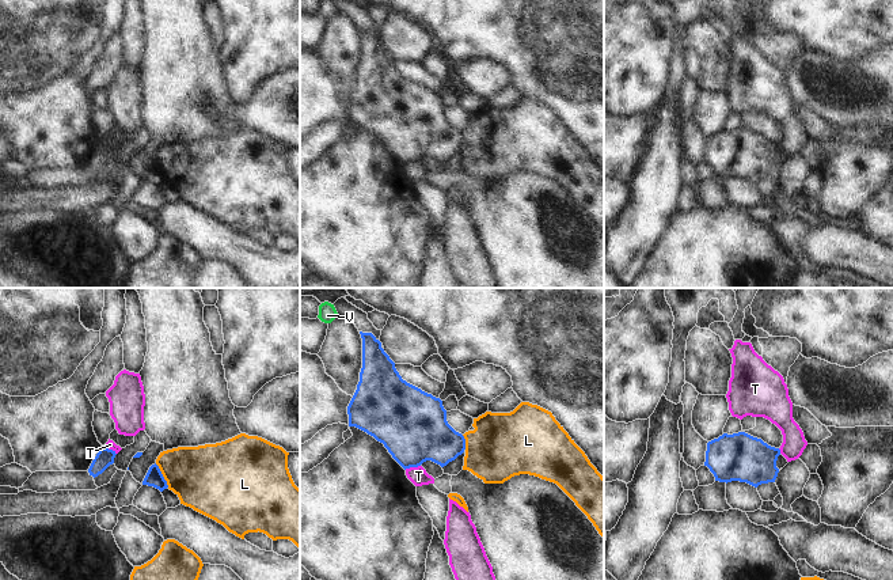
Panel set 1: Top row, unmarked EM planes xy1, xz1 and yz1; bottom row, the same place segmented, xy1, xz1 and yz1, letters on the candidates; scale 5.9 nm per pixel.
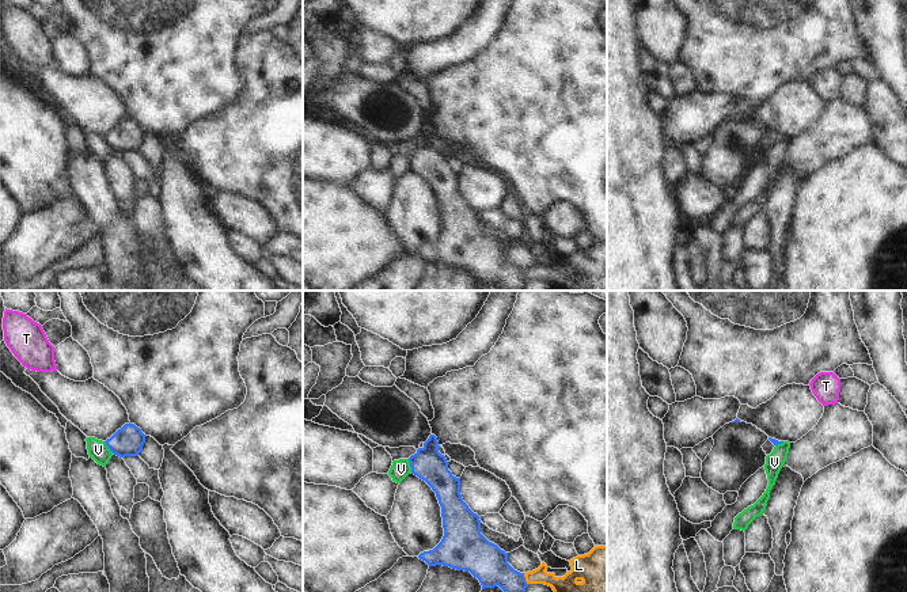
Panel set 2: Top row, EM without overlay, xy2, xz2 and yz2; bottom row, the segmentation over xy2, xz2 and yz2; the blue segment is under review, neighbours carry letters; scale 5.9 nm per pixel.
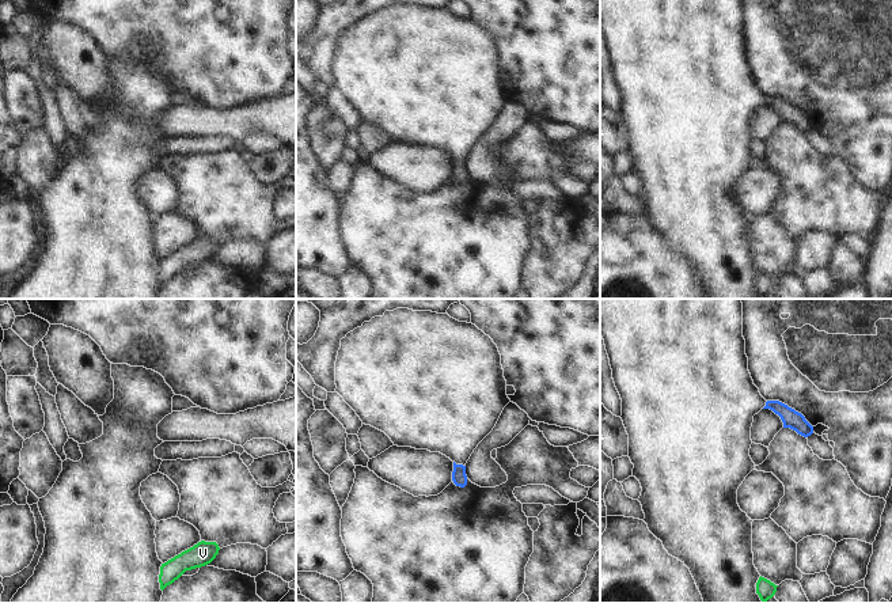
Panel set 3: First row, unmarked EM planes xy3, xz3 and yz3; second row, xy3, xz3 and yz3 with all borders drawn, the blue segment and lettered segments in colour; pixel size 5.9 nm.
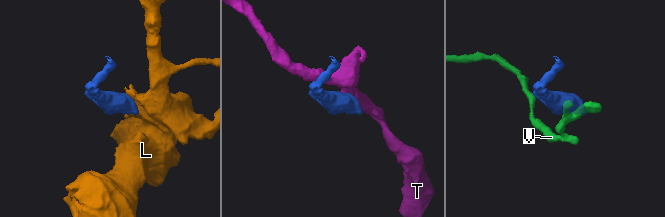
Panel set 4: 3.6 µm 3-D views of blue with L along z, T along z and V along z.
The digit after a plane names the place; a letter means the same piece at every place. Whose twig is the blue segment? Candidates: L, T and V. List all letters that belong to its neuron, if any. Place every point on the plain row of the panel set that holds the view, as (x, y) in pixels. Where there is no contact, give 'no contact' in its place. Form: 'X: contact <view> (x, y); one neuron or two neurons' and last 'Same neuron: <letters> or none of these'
L: contact xy1 (162, 171); two neurons
T: contact xy1 (107, 144); two neurons
V: contact xz2 (410, 162); two neurons
Same neuron: none of these

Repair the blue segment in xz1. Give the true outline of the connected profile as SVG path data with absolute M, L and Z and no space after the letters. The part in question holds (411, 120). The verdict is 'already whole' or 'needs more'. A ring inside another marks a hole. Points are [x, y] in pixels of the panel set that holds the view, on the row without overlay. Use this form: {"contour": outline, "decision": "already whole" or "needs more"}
{"contour": "M372 29L360 30L362 64L347 102L349 122L356 122L383 139L404 166L418 163L426 156L441 163L455 156L464 148L466 134L448 120L442 96L403 76L381 38Z", "decision": "already whole"}

